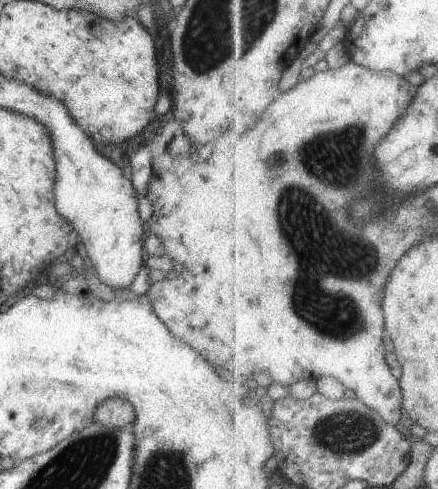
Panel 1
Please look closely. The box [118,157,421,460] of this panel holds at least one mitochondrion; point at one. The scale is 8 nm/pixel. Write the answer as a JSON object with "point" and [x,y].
{"point":[350,431]}

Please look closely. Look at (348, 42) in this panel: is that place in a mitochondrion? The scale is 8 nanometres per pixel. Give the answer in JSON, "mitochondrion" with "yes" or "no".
{"mitochondrion":"no"}

